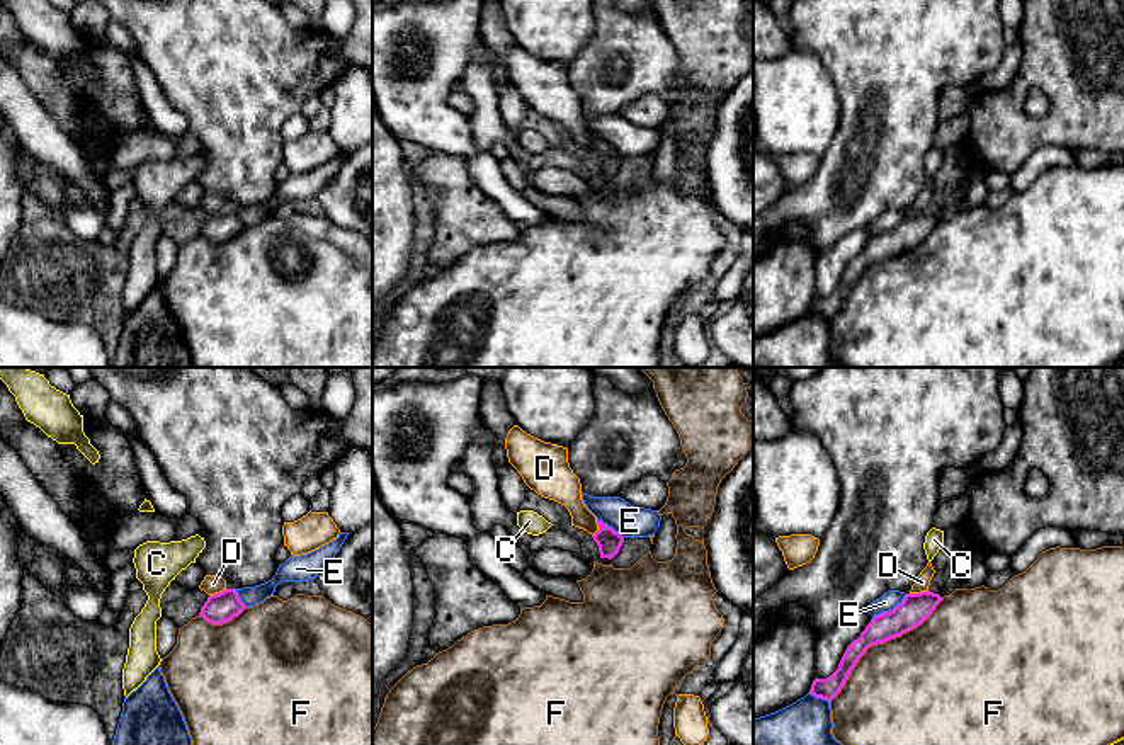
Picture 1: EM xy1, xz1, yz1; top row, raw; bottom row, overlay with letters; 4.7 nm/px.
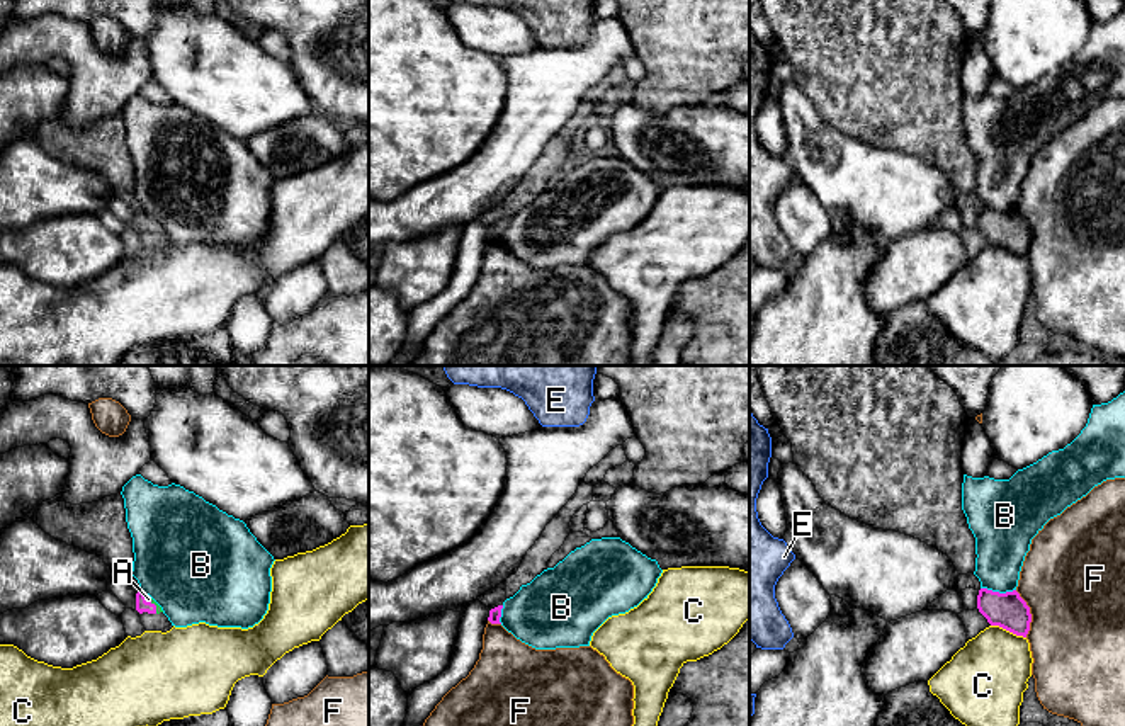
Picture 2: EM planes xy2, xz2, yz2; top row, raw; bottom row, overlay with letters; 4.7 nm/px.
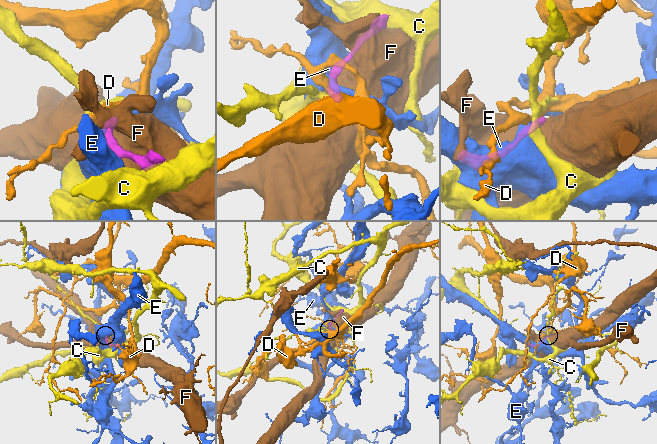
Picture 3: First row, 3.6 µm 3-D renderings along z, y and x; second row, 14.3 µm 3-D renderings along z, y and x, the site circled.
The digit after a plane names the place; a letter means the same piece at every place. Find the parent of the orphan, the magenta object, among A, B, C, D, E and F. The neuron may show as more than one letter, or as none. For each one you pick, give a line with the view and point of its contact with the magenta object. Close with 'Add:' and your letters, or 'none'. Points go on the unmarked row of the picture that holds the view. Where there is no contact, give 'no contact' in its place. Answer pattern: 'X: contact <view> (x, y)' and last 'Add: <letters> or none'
A: contact xy2 (153, 223)
Add: A

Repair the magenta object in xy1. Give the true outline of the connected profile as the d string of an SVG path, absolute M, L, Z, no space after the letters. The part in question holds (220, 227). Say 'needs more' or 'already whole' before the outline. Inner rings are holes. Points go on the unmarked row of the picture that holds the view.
already whole | M226 208L219 213L209 214L201 226L199 235L202 235L211 243L223 243L231 240L245 228L240 219L236 208Z

